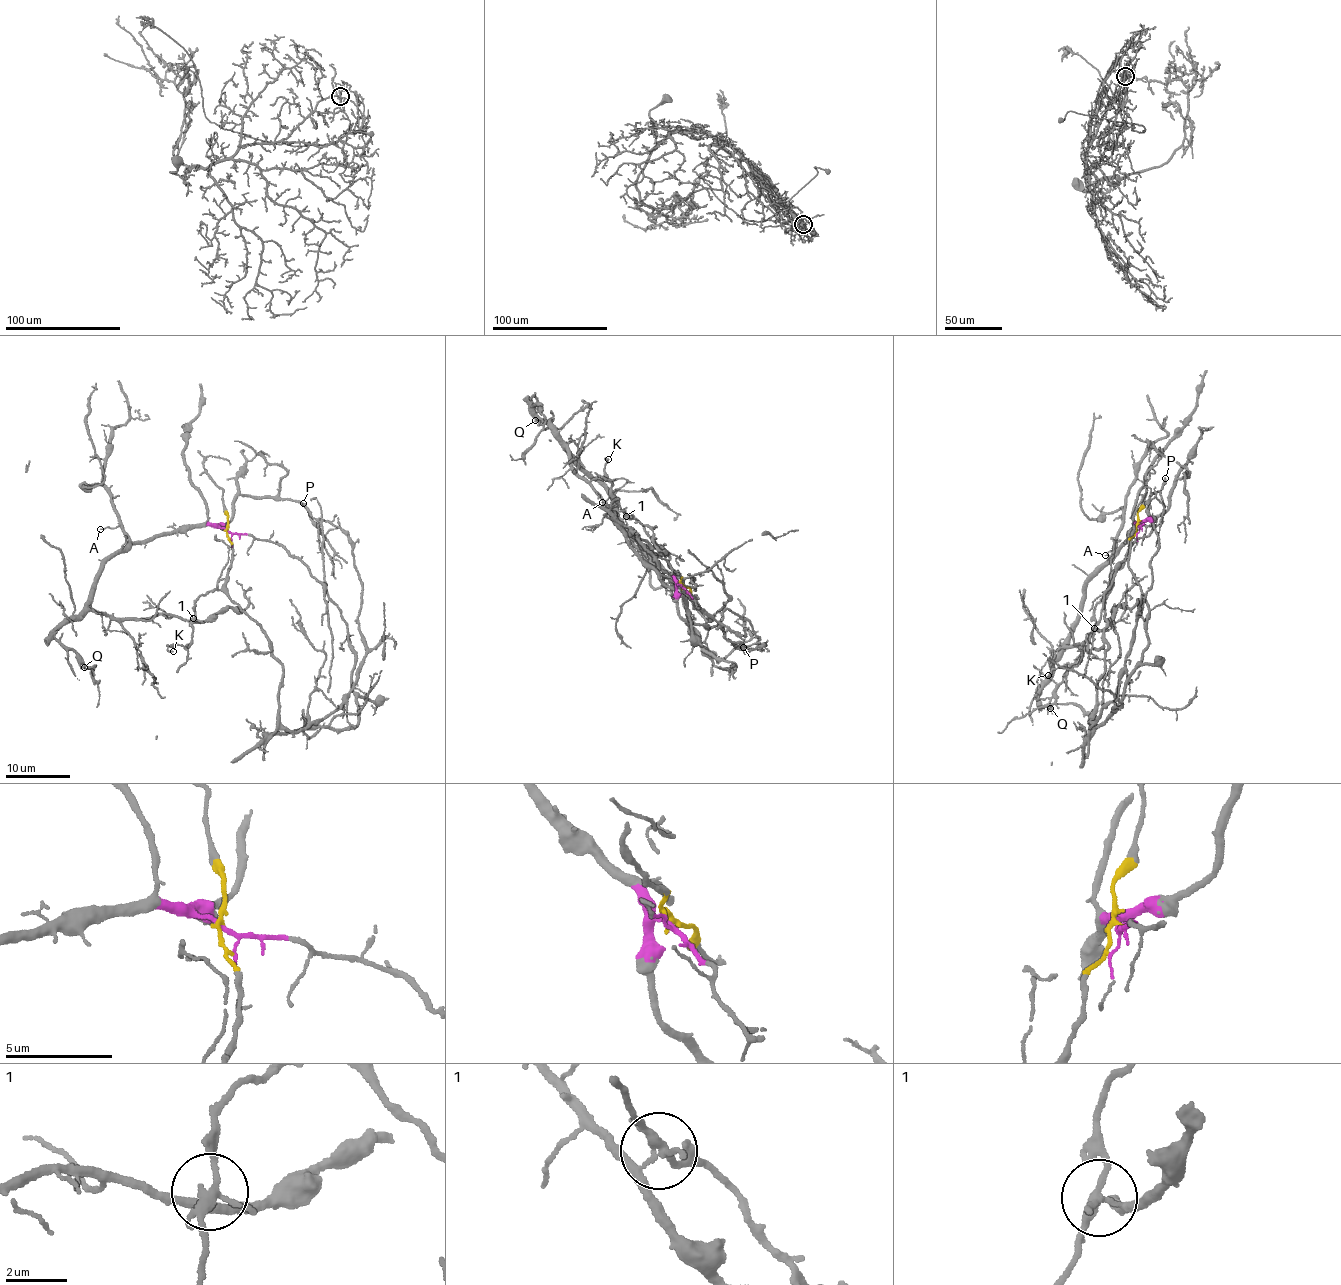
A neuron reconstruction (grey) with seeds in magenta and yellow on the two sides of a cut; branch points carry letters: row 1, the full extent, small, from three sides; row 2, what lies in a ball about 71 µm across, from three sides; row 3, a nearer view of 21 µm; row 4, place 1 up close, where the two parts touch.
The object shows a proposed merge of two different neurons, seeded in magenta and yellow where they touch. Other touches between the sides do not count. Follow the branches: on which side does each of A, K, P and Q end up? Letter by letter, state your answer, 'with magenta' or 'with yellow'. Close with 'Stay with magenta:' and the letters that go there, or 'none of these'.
A: with magenta
K: with yellow
P: with yellow
Q: with magenta
Stay with magenta: A, Q

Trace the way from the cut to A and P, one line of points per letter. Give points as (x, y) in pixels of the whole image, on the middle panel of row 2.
A: (682, 586), (617, 517), (614, 519), (602, 502)
P: (682, 586), (661, 544), (661, 555), (632, 535), (724, 627), (725, 639), (746, 653), (764, 646), (743, 648)

